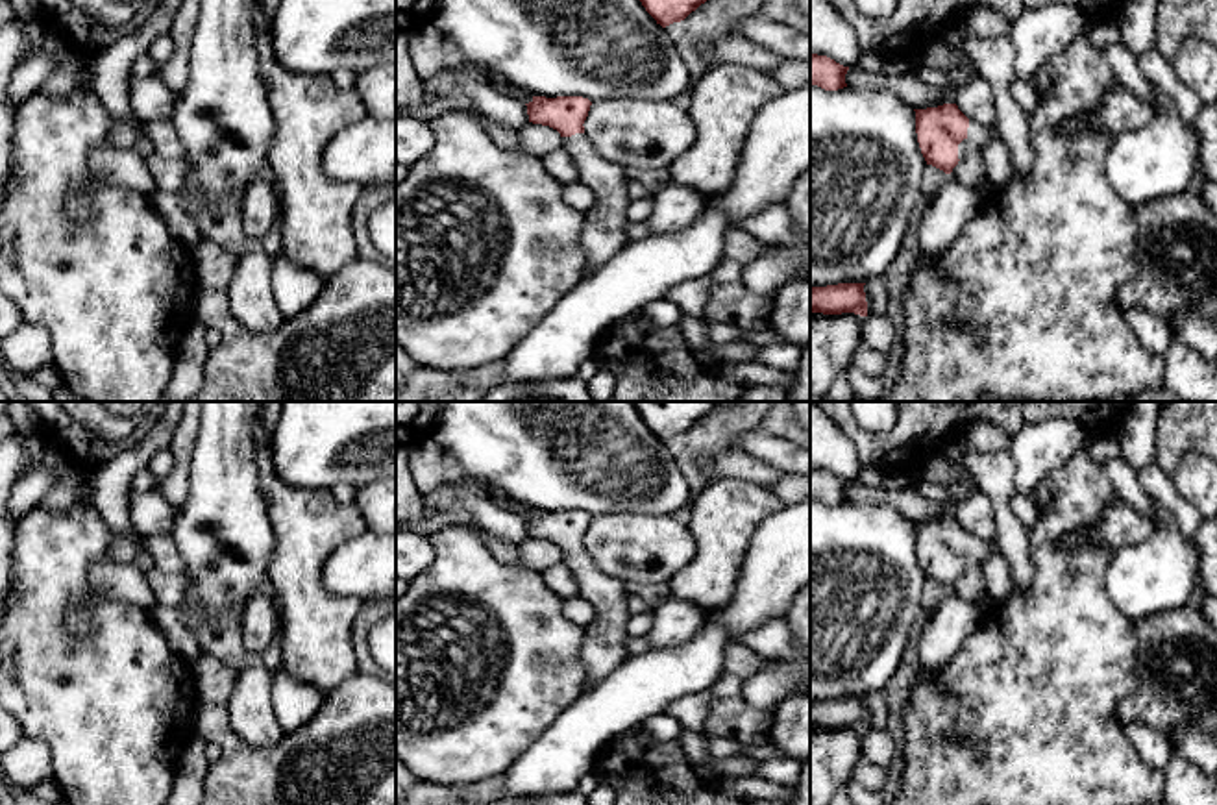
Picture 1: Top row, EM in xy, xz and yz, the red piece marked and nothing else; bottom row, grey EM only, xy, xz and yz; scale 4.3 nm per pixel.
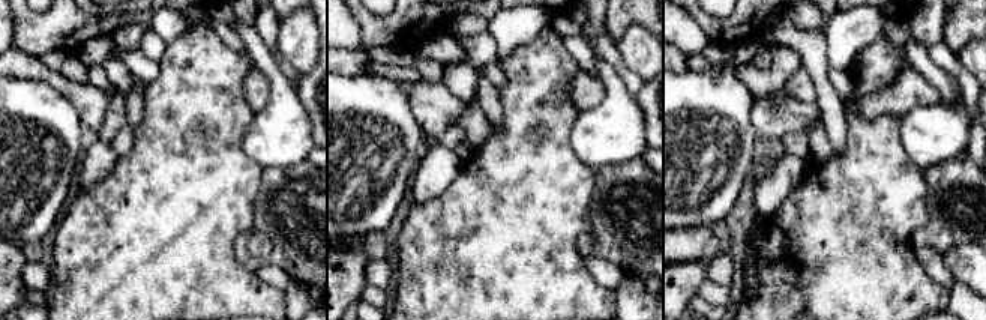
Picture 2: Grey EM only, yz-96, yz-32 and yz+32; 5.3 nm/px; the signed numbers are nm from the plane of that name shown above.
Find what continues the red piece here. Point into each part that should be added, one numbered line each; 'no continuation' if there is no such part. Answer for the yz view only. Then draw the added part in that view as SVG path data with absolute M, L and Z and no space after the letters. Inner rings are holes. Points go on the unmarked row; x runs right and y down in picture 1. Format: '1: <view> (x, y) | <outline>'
1: yz (979, 548) | M969 533L967 551L958 559L958 574L978 570L984 559L997 548L997 542Z

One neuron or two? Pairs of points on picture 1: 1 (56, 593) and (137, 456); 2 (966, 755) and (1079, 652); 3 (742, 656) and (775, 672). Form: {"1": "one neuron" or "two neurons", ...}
{"1": "two neurons", "2": "one neuron", "3": "two neurons"}

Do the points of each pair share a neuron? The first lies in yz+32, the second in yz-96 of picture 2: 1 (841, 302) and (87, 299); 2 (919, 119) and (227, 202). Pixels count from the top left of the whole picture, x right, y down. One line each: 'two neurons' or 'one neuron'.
1: one neuron
2: two neurons

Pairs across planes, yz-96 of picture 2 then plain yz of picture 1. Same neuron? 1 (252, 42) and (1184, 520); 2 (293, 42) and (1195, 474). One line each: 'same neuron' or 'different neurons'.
1: different neurons
2: same neuron

